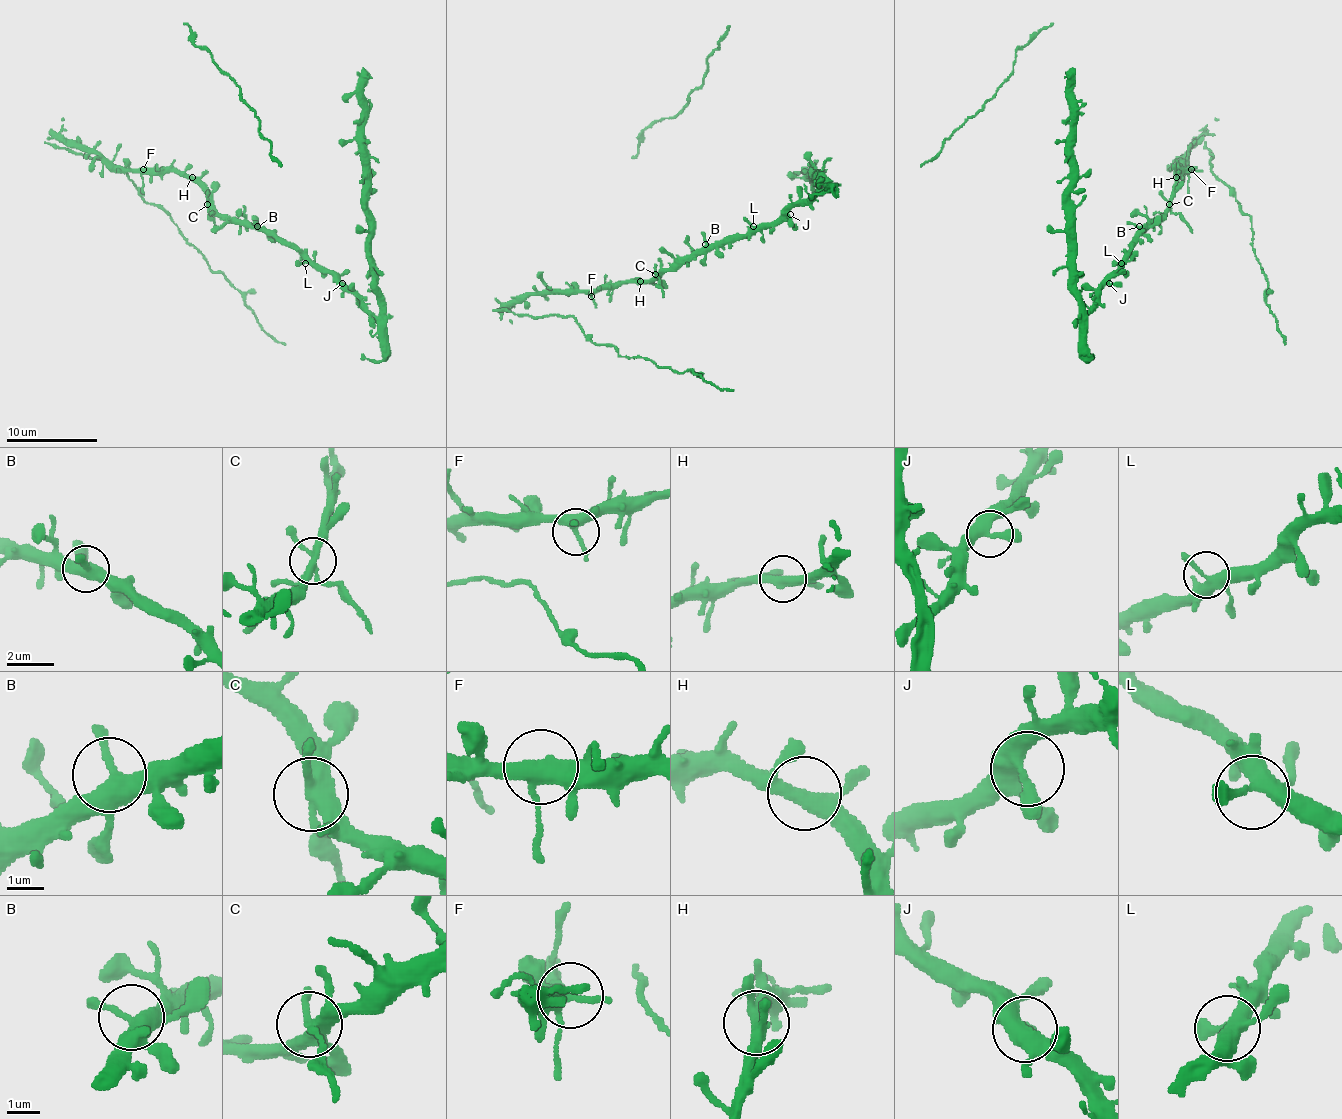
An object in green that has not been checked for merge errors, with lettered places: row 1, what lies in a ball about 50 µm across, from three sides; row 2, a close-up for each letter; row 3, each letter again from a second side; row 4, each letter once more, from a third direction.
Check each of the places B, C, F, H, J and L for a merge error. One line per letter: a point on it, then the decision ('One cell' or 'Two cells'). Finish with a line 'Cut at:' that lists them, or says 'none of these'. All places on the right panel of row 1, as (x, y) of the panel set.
B: Place: (1139, 226). One cell
C: Place: (1169, 204). Two cells
F: Place: (1191, 169). One cell
H: Place: (1176, 177). One cell
J: Place: (1109, 283). One cell
L: Place: (1121, 263). One cell
Cut at: C

